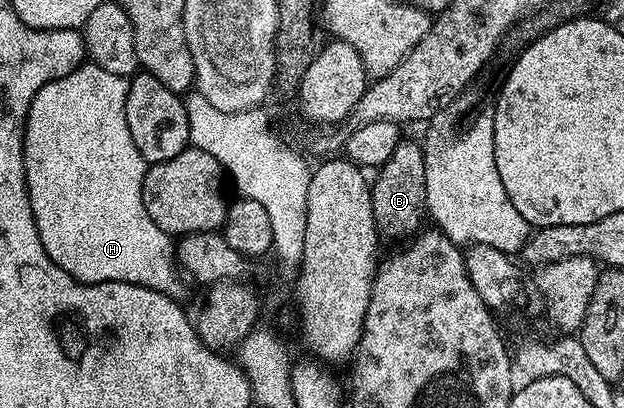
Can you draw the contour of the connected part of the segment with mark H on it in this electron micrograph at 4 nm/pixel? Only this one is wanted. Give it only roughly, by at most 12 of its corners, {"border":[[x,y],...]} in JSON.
{"border":[[127,77],[34,95],[22,143],[48,258],[181,297],[144,210]]}

